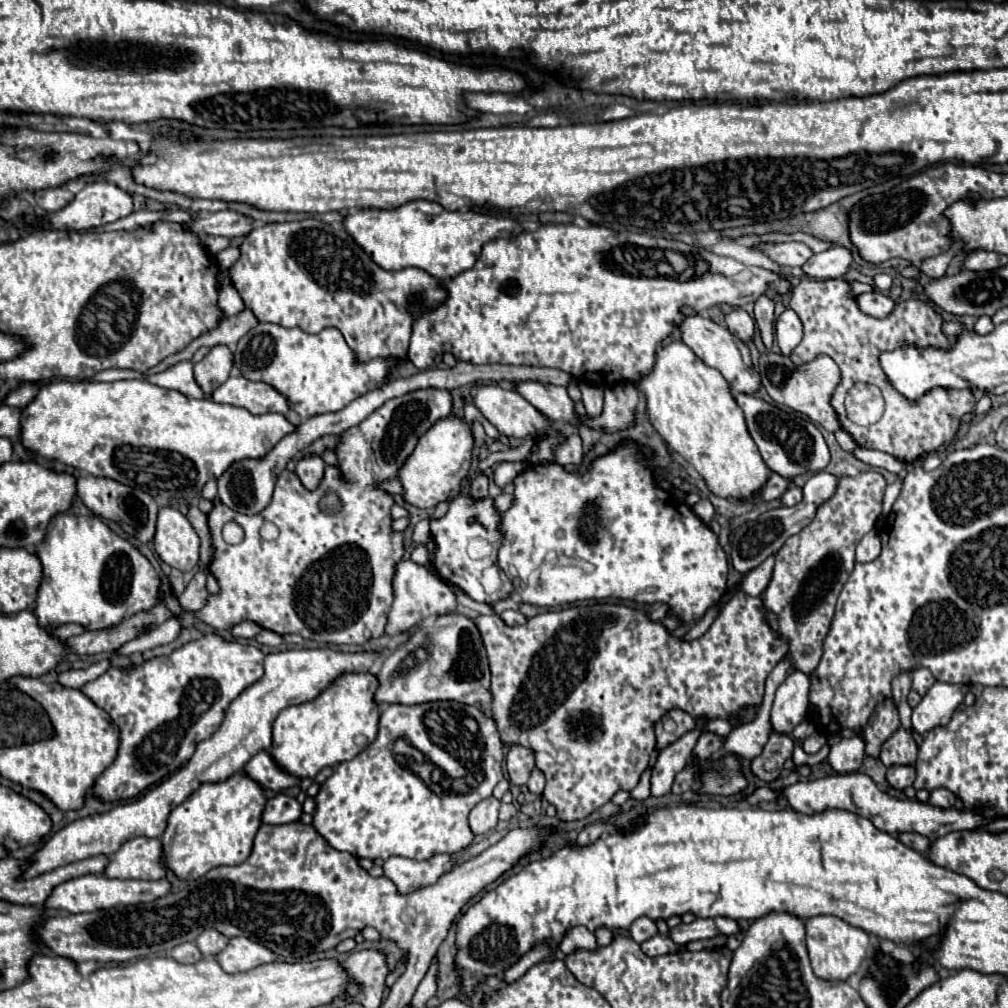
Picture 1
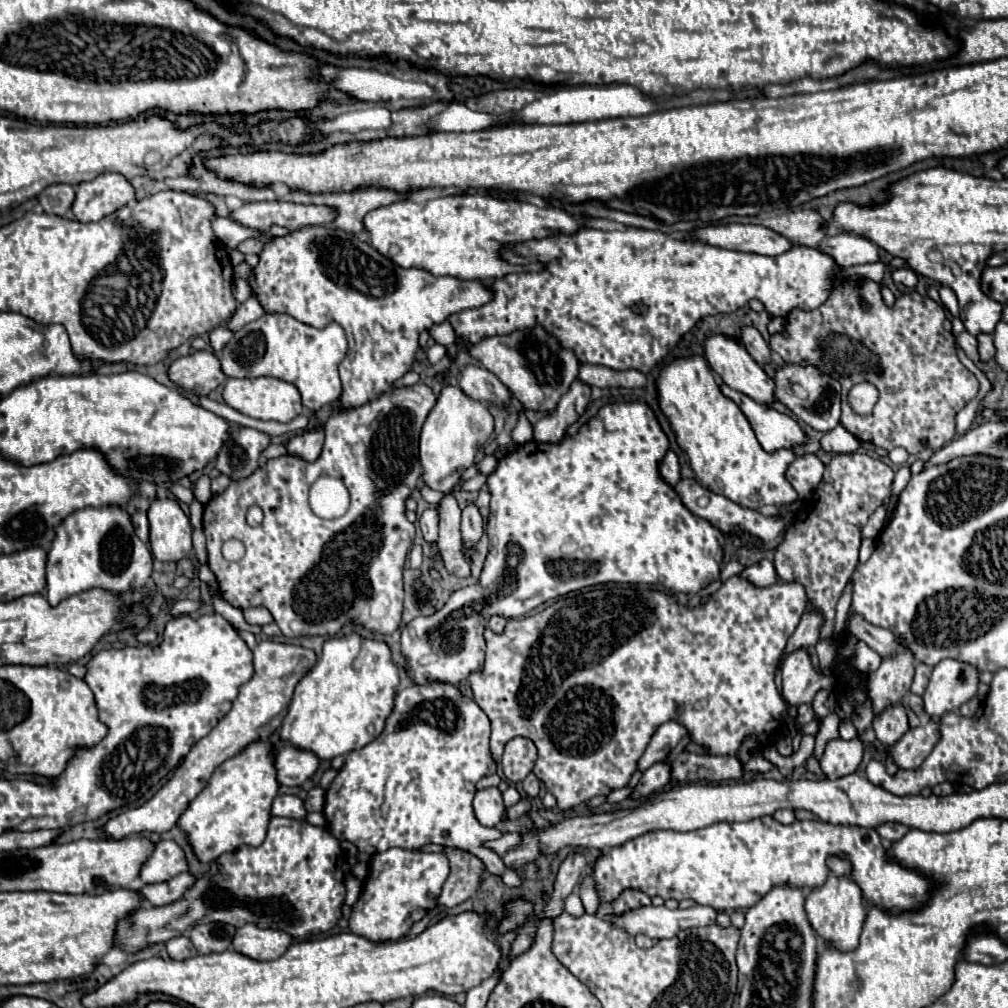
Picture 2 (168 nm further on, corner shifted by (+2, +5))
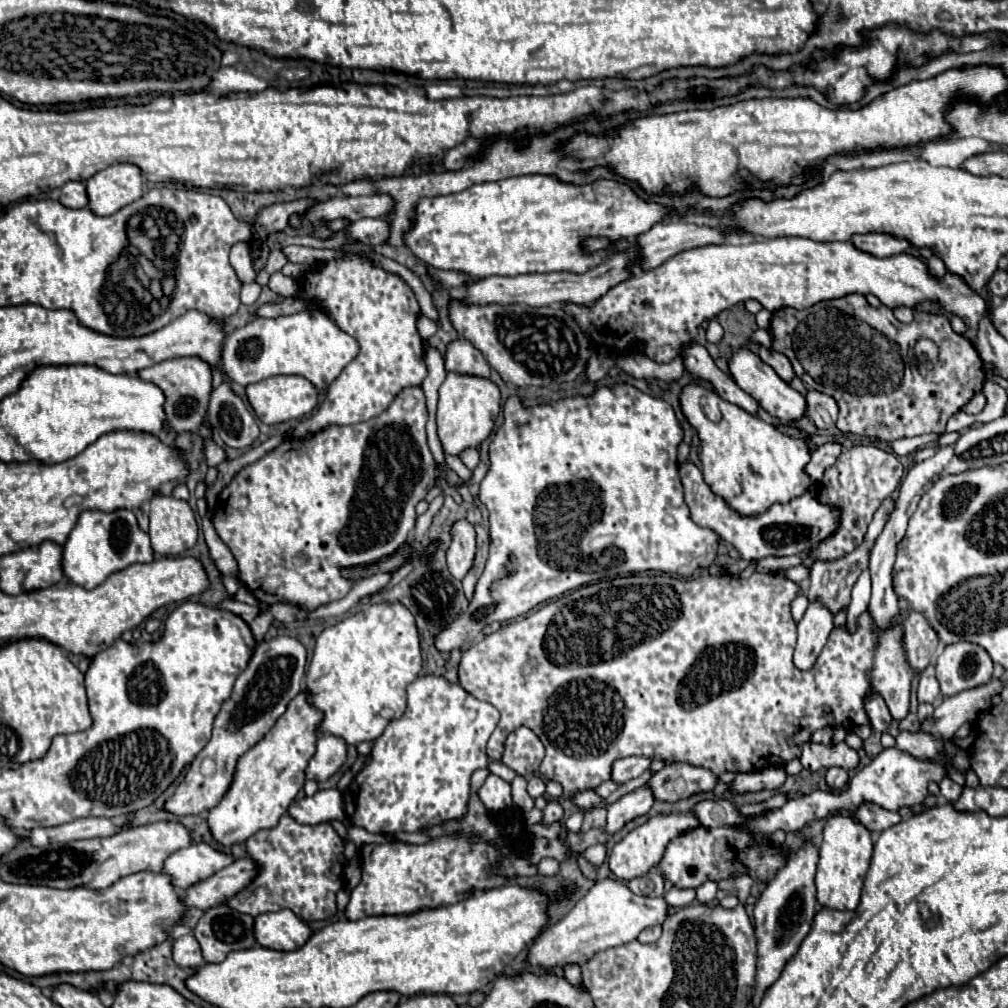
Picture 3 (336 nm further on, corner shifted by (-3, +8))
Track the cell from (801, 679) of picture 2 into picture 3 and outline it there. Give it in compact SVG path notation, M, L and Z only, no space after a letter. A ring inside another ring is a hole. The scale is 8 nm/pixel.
M809 603L809 609L797 623L797 629L799 637L795 645L793 663L801 671L811 671L833 629L833 615L823 605Z

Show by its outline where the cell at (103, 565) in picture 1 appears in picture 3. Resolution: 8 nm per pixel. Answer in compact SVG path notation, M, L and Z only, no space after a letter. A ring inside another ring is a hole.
M87 509L79 517L77 525L69 533L63 545L63 575L83 589L93 589L111 573L127 569L135 563L151 563L153 549L149 535L143 533L137 525L135 513L131 509L117 509L113 513Z

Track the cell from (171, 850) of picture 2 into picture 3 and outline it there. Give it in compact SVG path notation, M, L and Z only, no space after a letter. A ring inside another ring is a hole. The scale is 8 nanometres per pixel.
M193 843L185 849L171 853L165 859L161 873L169 875L171 883L177 889L187 889L199 879L207 879L207 875L213 875L215 871L227 867L227 863L231 861L231 855L219 853L207 843Z

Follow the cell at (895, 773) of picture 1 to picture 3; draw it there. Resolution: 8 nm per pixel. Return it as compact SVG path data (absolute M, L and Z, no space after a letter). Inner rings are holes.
M993 679L983 687L975 687L955 697L943 699L933 717L919 723L919 731L935 735L943 741L951 739L965 721L977 721L985 711L989 711L989 697L1001 693L1001 689L1003 683L999 679Z

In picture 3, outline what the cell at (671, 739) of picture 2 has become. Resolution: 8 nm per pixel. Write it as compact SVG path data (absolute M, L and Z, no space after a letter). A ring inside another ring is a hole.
M627 757L613 763L613 781L625 783L629 779L637 779L649 765L653 763L651 757Z

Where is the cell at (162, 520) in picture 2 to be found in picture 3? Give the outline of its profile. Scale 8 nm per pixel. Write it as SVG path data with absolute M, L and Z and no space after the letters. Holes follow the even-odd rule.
M155 495L149 505L149 521L149 537L155 553L175 557L193 549L199 527L187 501Z

